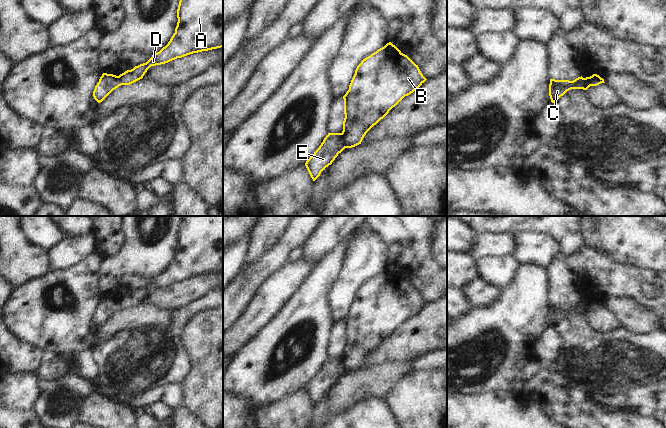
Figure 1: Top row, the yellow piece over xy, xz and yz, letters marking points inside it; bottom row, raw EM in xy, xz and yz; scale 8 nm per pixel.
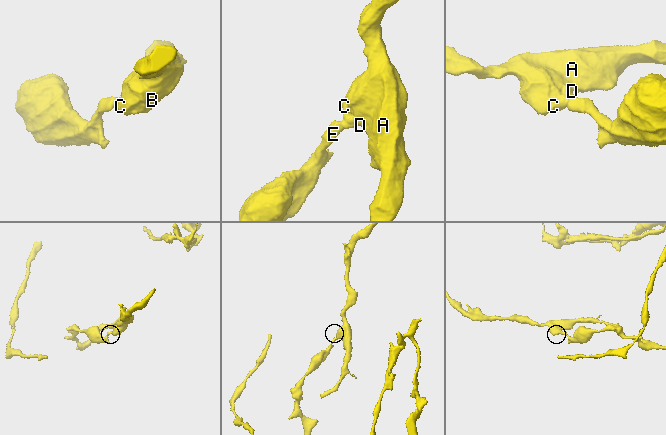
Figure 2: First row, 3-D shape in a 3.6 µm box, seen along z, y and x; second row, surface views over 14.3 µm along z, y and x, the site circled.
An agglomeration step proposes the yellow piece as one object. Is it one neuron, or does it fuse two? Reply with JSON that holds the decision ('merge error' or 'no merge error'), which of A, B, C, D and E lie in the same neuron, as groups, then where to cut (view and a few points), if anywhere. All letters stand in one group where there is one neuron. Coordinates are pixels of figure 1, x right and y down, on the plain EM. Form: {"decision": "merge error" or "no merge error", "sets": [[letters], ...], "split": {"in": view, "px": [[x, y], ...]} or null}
{"decision": "merge error", "sets": [["A", "B", "C", "D"], ["E"]], "split": {"in": "xz", "px": [[341, 357], [346, 371]]}}

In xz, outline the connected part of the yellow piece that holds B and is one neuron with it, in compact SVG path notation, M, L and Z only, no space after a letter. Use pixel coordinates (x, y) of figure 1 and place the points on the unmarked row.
M391 266L363 283L343 320L345 371L361 368L374 349L426 304L418 289Z

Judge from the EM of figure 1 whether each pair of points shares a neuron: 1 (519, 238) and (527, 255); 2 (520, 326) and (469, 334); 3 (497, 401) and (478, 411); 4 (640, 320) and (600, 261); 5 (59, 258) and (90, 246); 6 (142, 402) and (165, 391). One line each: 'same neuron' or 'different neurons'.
1: same neuron
2: same neuron
3: same neuron
4: different neurons
5: same neuron
6: same neuron

